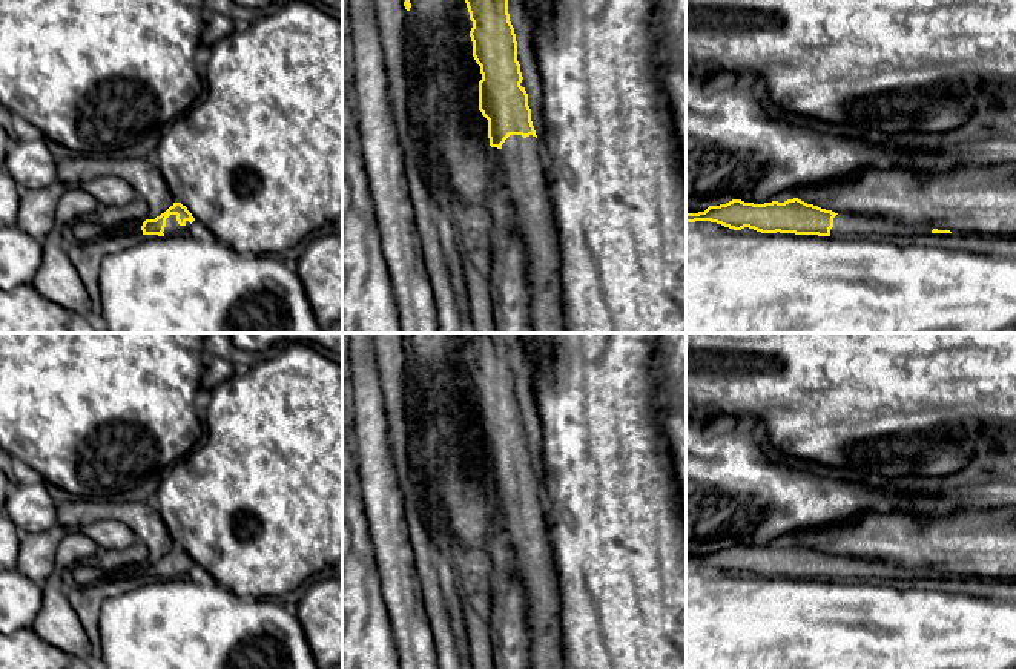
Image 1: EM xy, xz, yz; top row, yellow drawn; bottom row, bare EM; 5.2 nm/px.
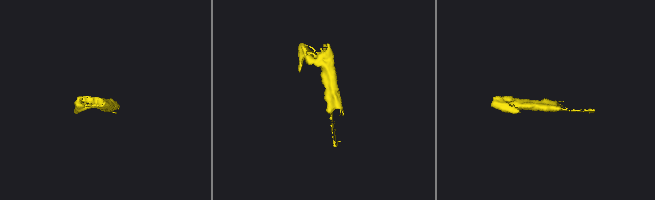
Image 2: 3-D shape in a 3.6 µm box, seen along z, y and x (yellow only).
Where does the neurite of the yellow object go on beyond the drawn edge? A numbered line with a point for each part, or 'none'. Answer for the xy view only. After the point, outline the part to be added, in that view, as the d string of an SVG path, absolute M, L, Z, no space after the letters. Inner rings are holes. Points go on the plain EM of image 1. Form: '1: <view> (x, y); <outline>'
1: xy (172, 571); M170 559L166 563L166 571L164 571L163 577L164 577L164 580L175 580L175 578L180 578L181 575L184 575L189 569L190 569L189 565L186 565L184 569L180 569L176 565L176 559Z

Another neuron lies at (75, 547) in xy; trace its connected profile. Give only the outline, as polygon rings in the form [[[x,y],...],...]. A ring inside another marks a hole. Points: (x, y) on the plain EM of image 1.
[[[69,531],[57,548],[57,568],[68,572],[78,563],[94,562],[98,548],[83,531]]]

